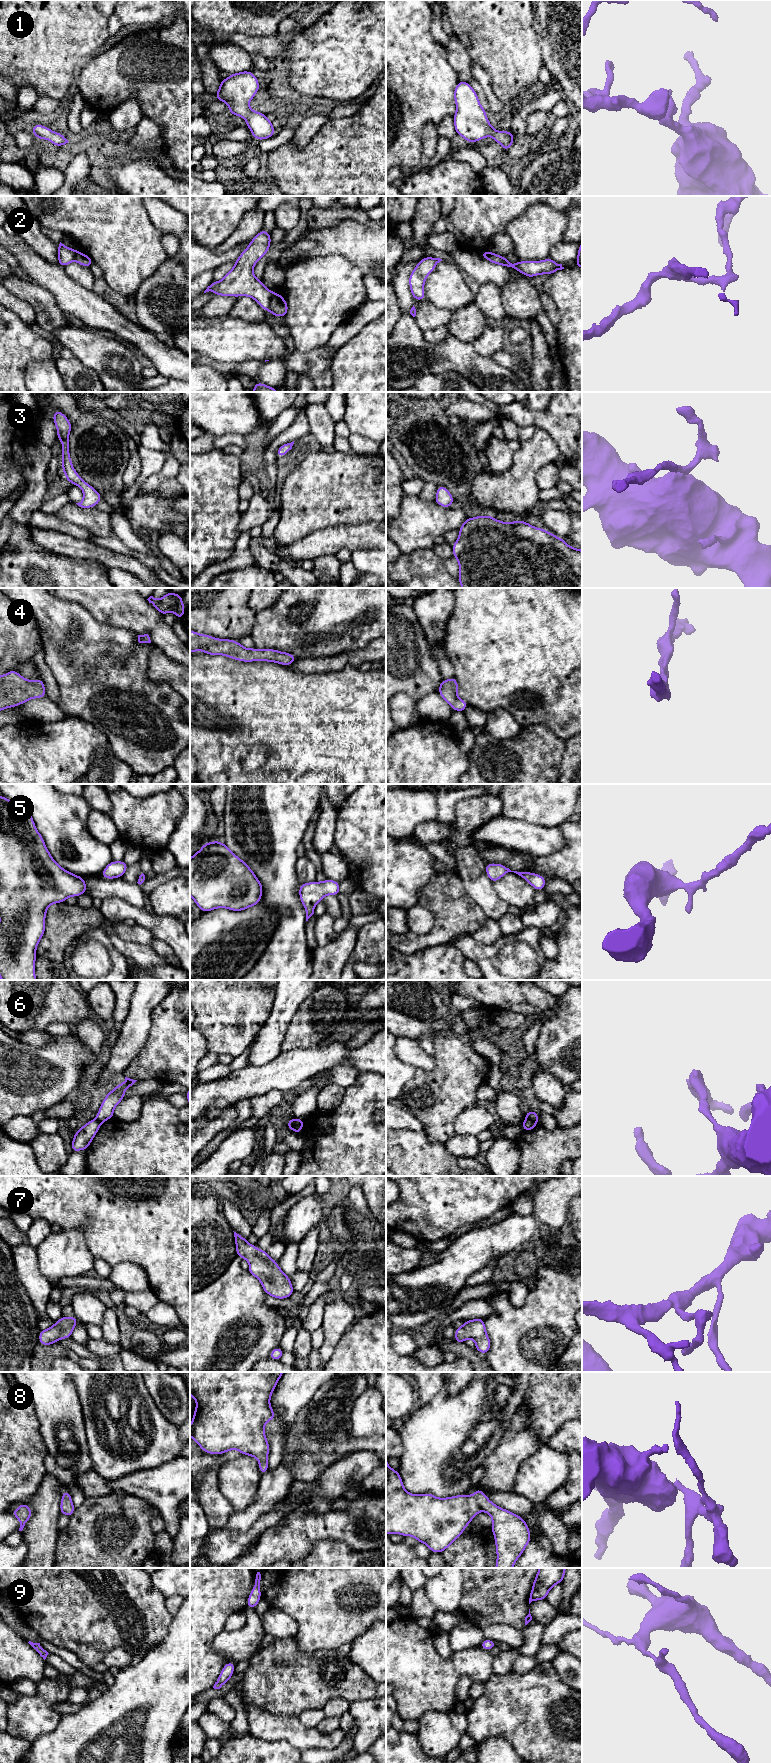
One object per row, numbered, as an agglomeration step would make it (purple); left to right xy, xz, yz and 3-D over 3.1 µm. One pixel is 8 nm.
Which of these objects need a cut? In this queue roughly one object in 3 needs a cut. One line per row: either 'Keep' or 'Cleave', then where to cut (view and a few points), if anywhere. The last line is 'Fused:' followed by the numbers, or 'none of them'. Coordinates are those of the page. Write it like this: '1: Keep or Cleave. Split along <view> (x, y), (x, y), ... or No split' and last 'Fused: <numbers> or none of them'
1: Keep. No split
2: Cleave. Split along xz (274, 293), (268, 308)
3: Keep. No split
4: Keep. No split
5: Keep. No split
6: Cleave. Split along xz (296, 1119), (292, 1130)
7: Keep. No split
8: Keep. No split
9: Keep. No split
Fused: 2, 6

